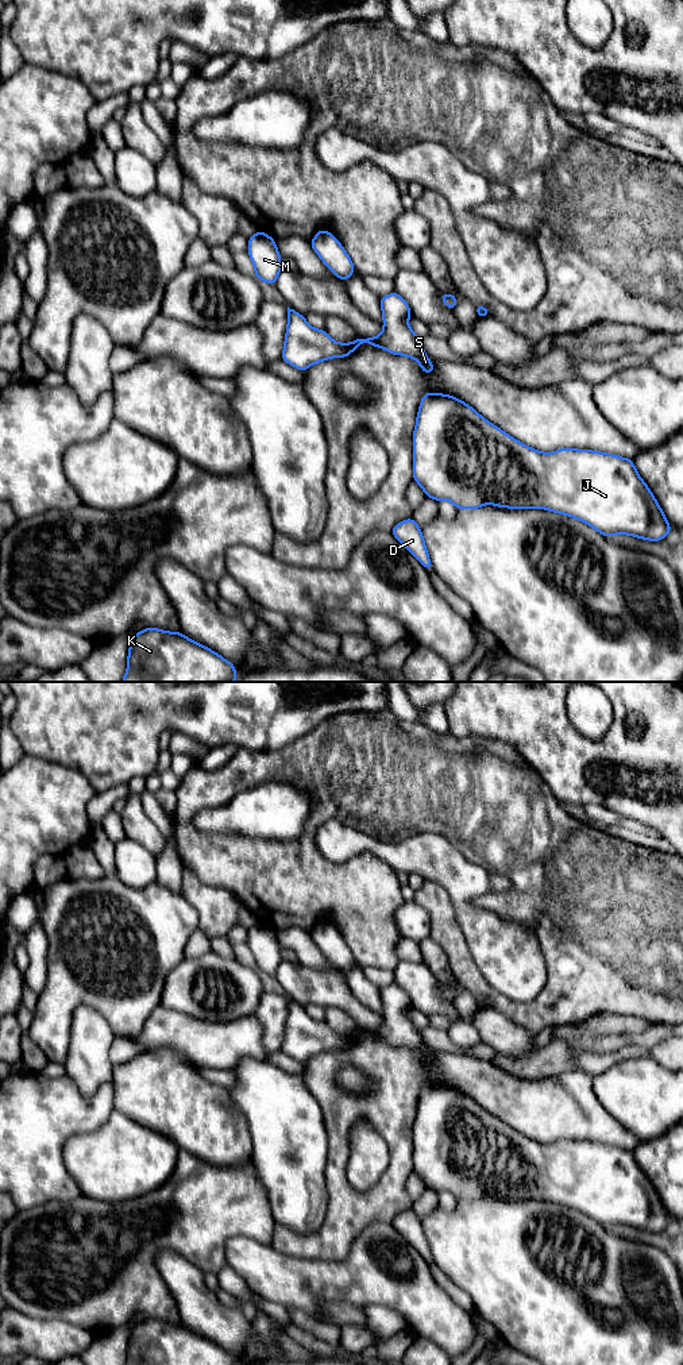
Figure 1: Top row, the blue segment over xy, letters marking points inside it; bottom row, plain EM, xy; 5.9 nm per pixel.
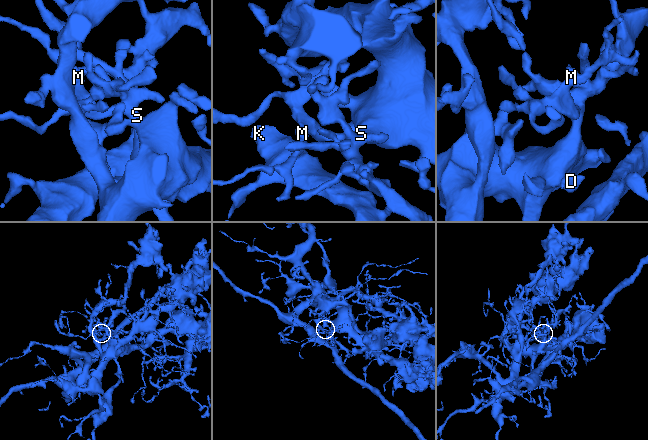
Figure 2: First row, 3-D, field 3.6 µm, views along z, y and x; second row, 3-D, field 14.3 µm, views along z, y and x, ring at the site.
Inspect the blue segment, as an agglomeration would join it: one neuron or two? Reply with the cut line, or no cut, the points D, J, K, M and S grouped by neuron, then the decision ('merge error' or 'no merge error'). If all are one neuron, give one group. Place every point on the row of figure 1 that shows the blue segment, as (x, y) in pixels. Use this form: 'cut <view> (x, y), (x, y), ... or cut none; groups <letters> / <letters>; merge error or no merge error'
cut none; groups D J K M S; no merge error

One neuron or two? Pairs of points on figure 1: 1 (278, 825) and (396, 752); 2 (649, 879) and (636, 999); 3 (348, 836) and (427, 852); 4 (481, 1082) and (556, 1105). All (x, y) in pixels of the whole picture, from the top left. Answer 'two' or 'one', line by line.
1: two
2: one
3: one
4: one

